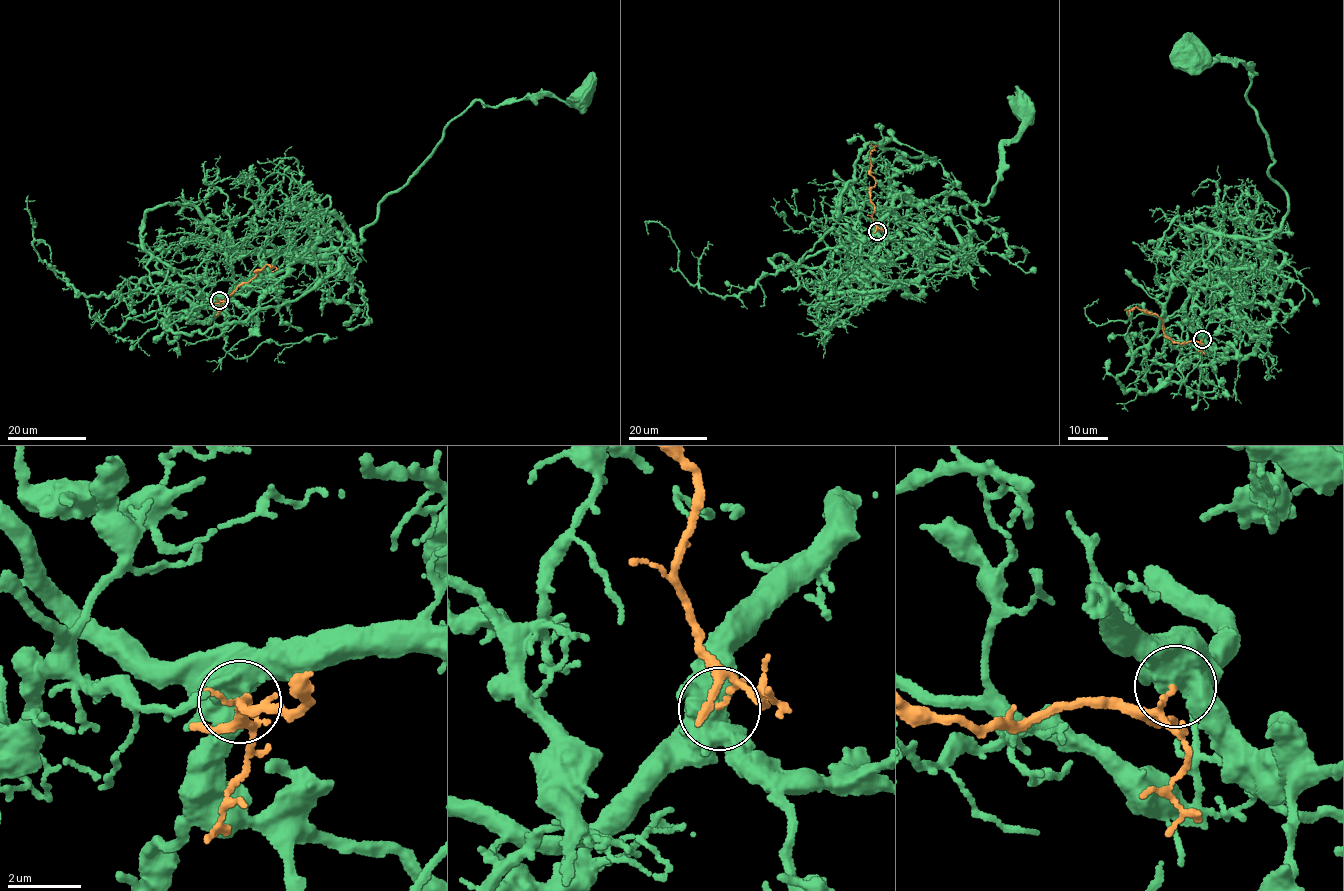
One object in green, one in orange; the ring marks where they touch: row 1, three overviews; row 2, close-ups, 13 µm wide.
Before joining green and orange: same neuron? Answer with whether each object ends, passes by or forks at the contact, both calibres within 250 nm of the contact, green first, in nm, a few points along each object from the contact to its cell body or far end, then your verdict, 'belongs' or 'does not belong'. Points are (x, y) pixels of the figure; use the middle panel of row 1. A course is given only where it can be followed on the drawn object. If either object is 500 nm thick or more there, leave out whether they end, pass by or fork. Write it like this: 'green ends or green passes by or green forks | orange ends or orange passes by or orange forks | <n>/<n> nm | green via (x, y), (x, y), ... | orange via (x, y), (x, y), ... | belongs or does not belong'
650/130 nm | green via (877, 230), (905, 194), (969, 243), (971, 262), (960, 212), (984, 204), (1023, 111) | orange via (877, 230), (872, 215), (875, 206), (868, 193), (875, 184), (870, 173), (869, 155), (874, 145) | does not belong

